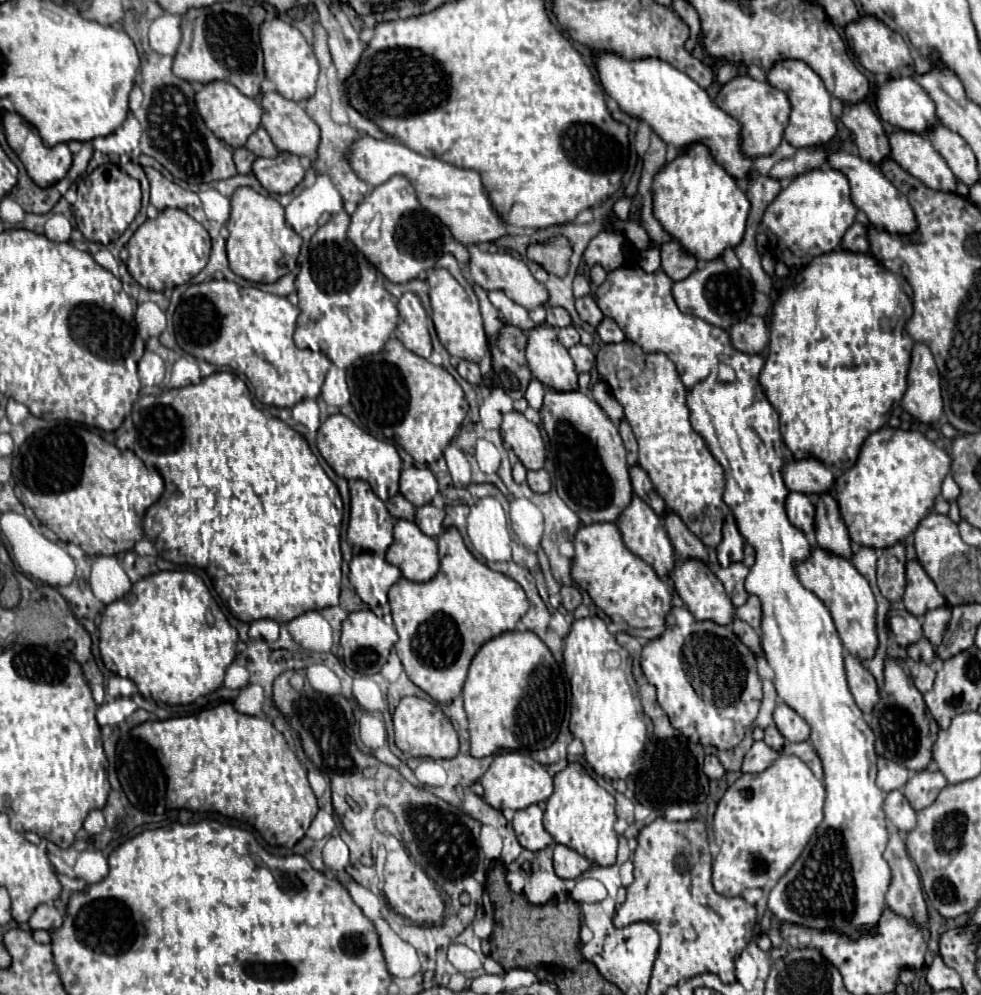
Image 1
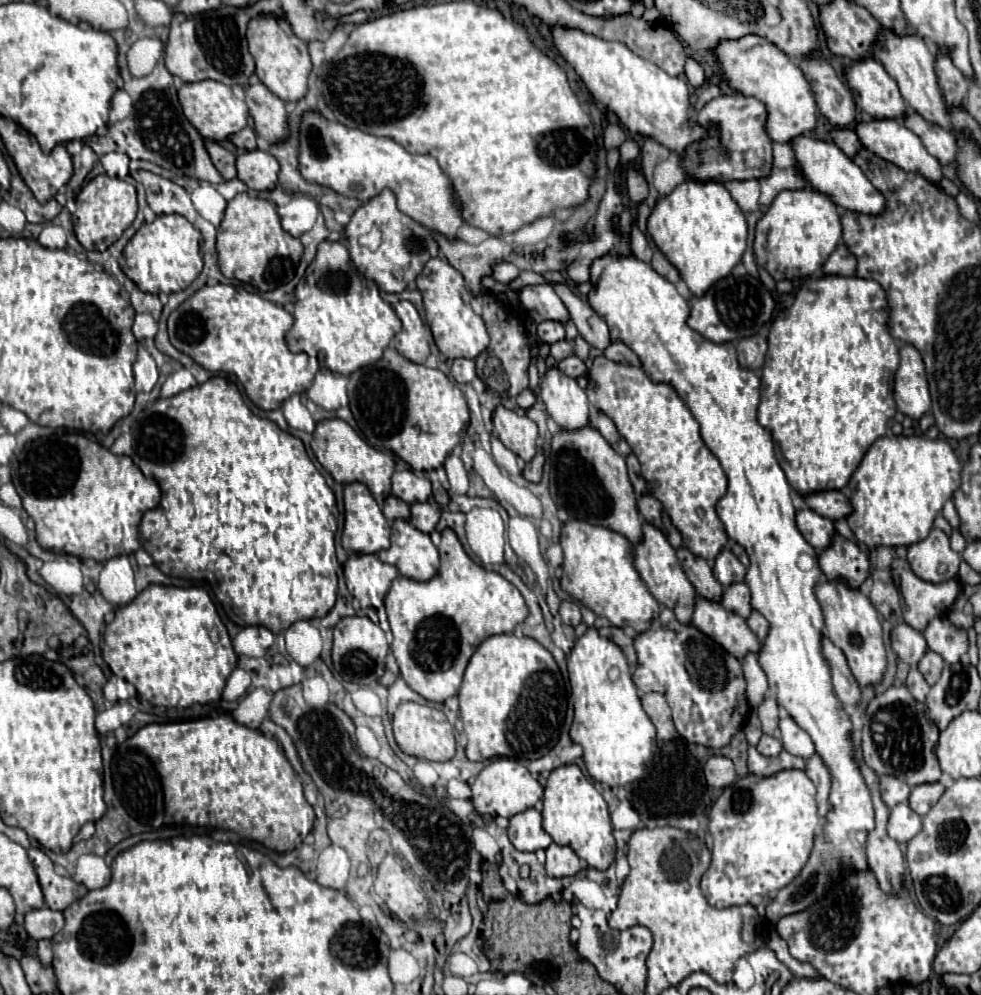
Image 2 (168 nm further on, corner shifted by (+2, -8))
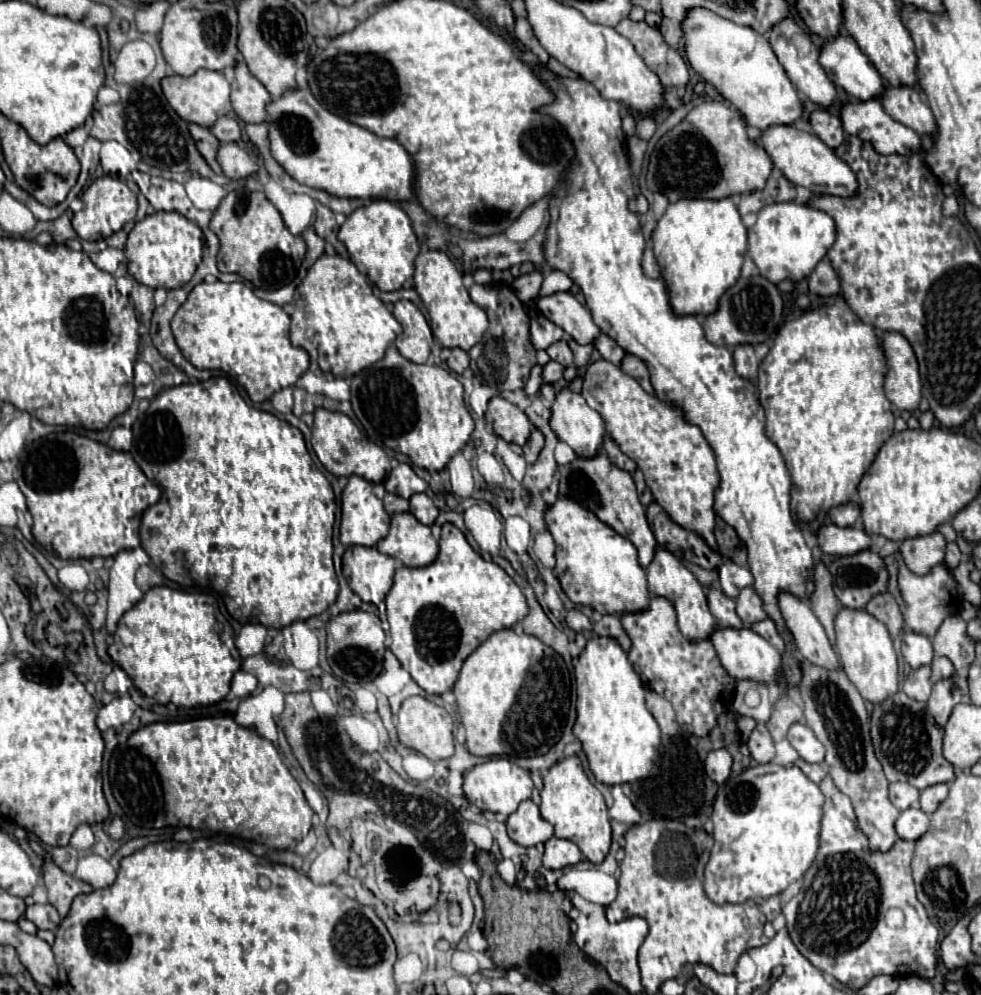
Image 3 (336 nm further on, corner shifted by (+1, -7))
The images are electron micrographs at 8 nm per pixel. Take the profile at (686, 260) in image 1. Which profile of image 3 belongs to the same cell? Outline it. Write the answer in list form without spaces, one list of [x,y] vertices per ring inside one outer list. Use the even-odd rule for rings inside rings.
[[[651,248],[645,250],[641,266],[643,266],[643,272],[645,272],[649,278],[661,278],[661,270],[659,270],[659,264],[657,264],[657,260],[655,260]]]

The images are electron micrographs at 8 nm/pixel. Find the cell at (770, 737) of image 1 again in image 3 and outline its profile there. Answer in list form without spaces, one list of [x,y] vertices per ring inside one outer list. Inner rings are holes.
[[[757,724],[747,740],[747,748],[757,764],[767,764],[775,758],[775,744],[765,724]]]

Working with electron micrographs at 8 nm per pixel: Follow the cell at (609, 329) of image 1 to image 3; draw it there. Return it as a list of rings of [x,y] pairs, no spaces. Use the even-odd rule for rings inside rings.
[[[627,354],[627,358],[625,358],[625,360],[623,360],[623,364],[621,364],[621,370],[623,370],[623,372],[627,372],[631,378],[635,378],[635,380],[641,384],[641,388],[643,388],[645,392],[653,394],[653,386],[651,386],[651,382],[649,382],[647,366],[645,366],[639,358],[635,358],[635,356]]]

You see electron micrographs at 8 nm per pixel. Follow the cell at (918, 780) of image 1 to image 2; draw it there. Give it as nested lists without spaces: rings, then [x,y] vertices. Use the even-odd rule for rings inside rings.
[[[940,781],[924,783],[924,785],[918,785],[912,789],[908,803],[918,815],[926,815],[942,793],[944,793],[944,785]]]

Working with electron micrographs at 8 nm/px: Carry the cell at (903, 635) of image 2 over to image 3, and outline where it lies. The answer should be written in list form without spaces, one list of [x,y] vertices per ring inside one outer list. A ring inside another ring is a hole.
[[[905,632],[903,634],[903,648],[901,648],[905,660],[909,662],[911,668],[919,668],[925,664],[931,664],[933,660],[933,644],[927,636],[915,634],[915,632]]]

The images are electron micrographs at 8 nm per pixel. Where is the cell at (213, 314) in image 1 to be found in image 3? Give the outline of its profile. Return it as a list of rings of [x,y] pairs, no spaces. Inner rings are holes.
[[[217,280],[215,284],[197,284],[181,304],[179,312],[173,316],[171,330],[183,356],[195,364],[195,368],[223,370],[231,378],[235,374],[235,380],[245,388],[253,402],[265,402],[275,392],[293,386],[297,378],[309,368],[309,354],[289,342],[289,316],[283,312],[283,308],[257,298],[243,282],[225,284]]]

